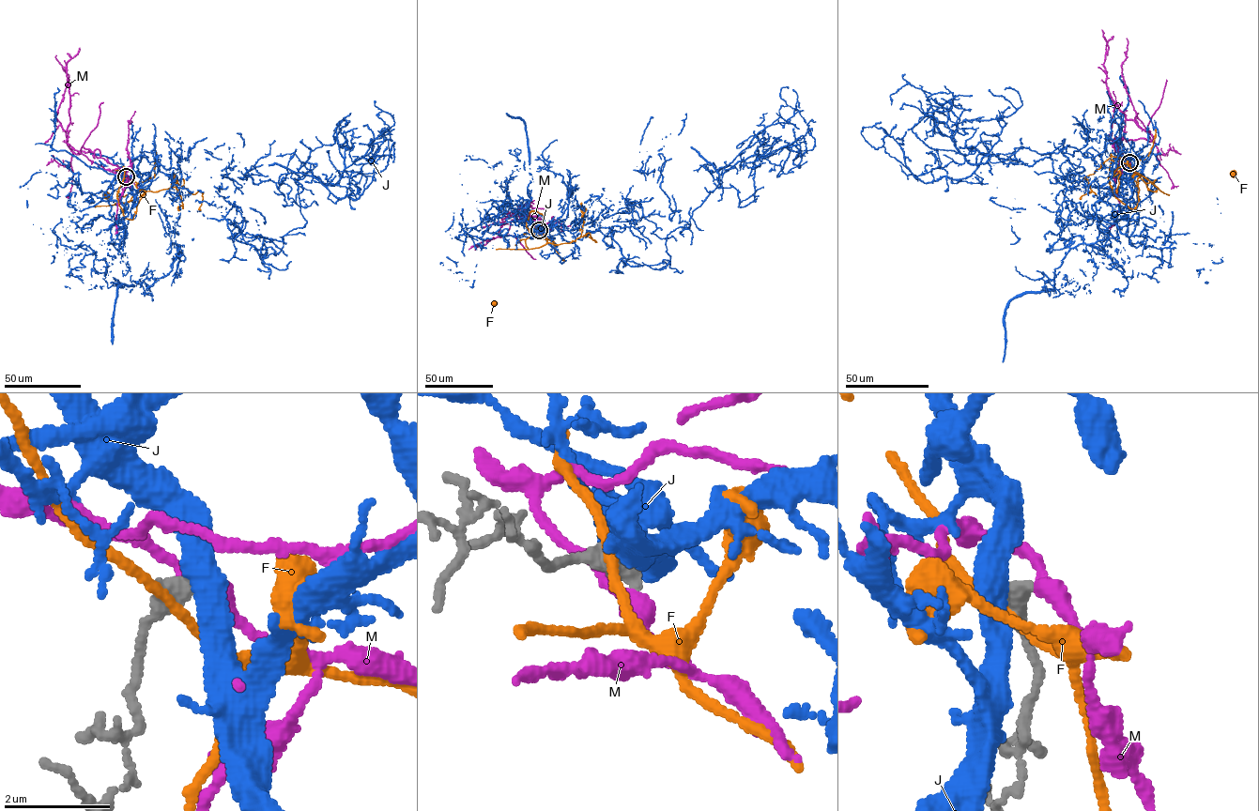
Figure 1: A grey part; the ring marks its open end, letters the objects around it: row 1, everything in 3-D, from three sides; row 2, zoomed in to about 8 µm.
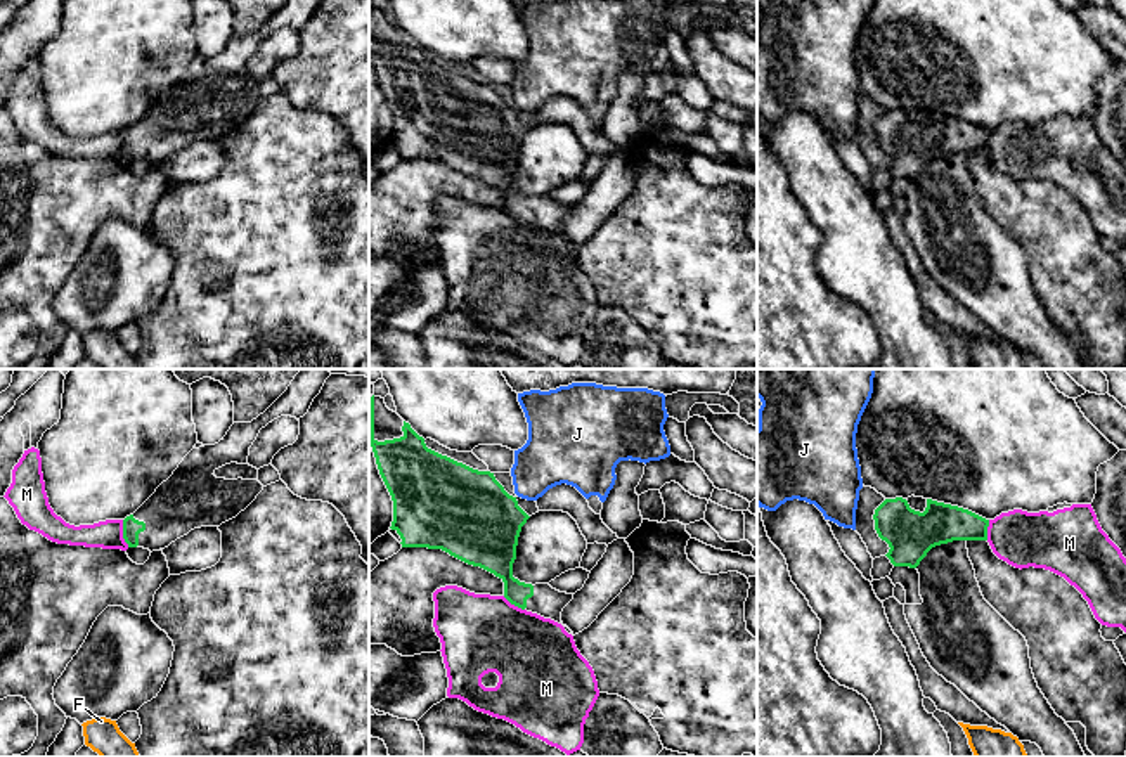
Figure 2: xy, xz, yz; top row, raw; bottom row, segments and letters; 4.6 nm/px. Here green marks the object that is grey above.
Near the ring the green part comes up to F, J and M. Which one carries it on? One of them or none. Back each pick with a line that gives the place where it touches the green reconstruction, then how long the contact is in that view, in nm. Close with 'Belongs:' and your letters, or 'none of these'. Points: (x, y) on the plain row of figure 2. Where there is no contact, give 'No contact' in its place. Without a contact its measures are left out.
Belongs: none of these

